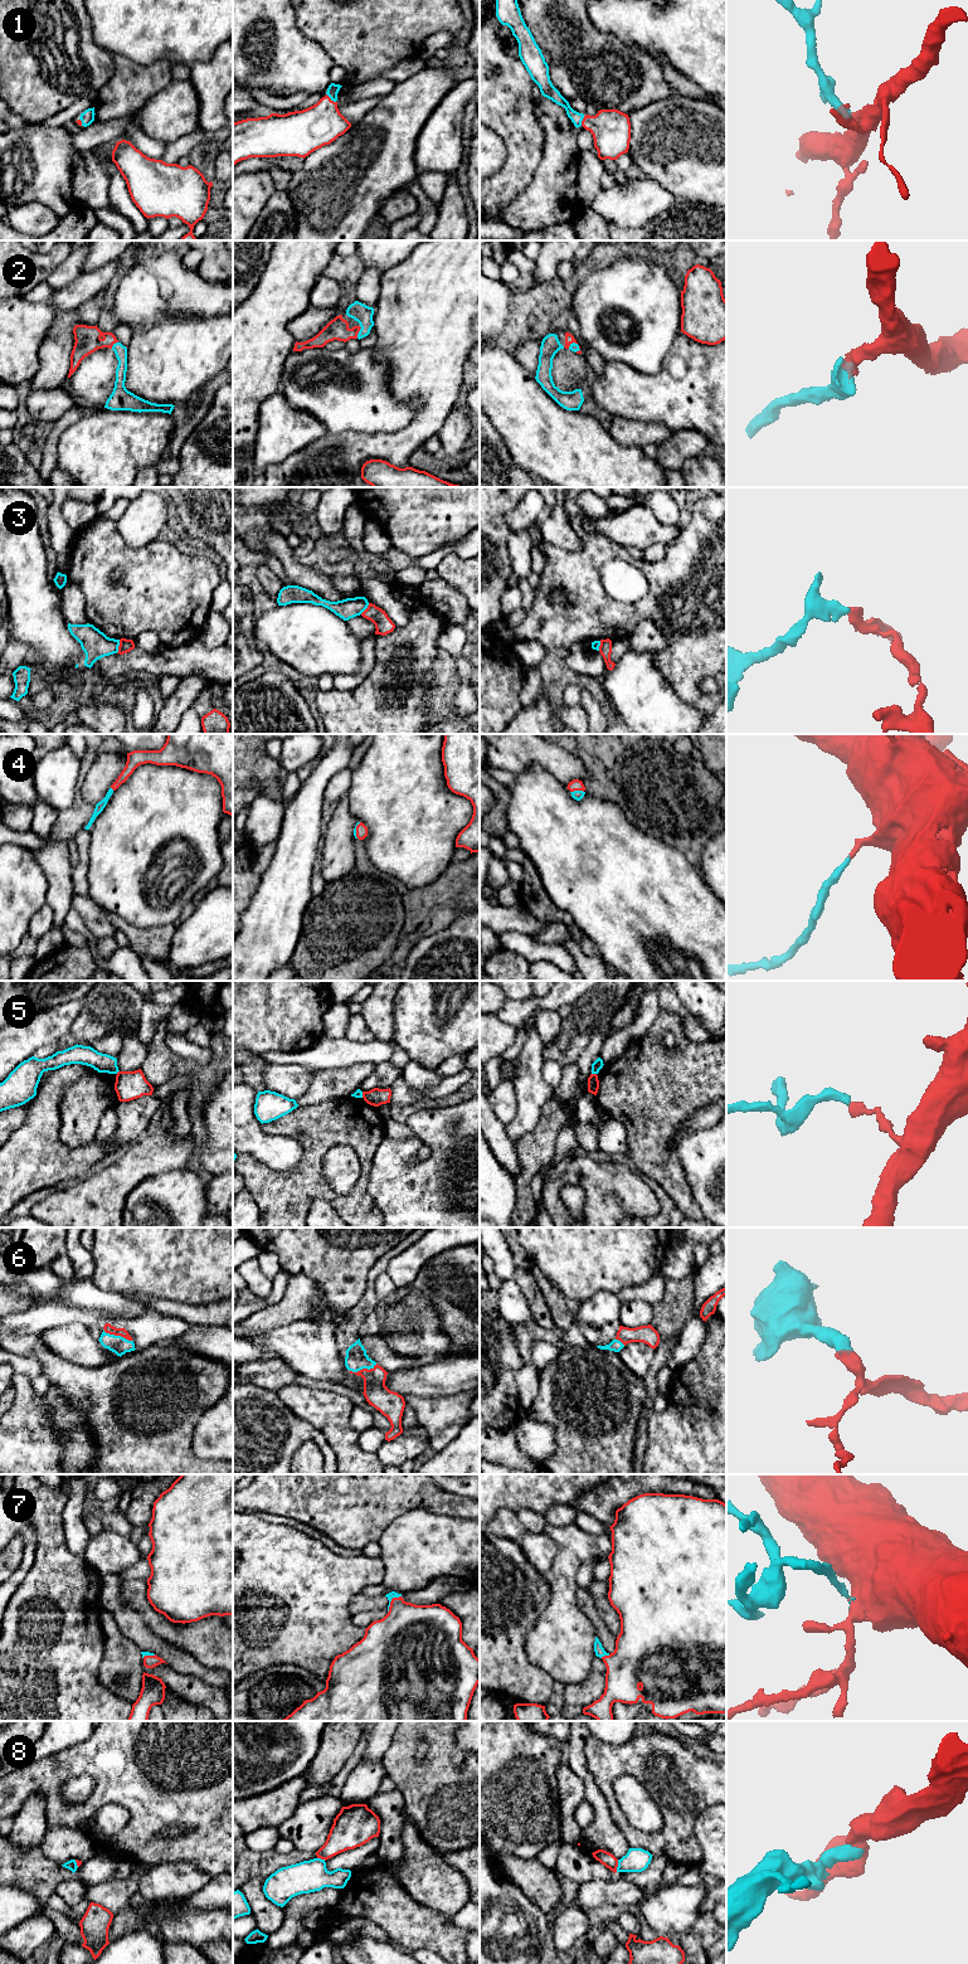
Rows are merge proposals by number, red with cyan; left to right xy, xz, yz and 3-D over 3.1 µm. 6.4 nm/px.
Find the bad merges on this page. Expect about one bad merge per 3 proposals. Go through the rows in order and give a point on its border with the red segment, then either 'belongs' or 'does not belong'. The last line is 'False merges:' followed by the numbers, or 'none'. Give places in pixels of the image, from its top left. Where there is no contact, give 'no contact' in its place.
1: meets red in xz at (330, 98); belongs
2: meets red in xz at (358, 332); belongs
3: meets red in xy at (118, 646); does not belong
4: meets red in yz at (577, 790); belongs
5: meets red in yz at (594, 1074); does not belong
6: meets red in xy at (117, 1335); belongs
7: meets red in xz at (390, 1602); belongs
8: meets red in yz at (617, 1866); does not belong
False merges: 3, 5, 8

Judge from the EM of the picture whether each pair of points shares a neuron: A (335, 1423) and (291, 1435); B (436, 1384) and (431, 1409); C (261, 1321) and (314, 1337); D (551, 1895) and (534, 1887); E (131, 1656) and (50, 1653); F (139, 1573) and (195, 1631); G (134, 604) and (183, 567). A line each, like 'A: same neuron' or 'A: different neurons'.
A: different neurons
B: different neurons
C: different neurons
D: same neuron
E: different neurons
F: different neurons
G: same neuron

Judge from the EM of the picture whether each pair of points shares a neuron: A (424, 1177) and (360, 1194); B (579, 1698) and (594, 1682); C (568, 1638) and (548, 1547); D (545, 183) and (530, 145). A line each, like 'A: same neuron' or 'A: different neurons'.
A: different neurons
B: same neuron
C: different neurons
D: different neurons

